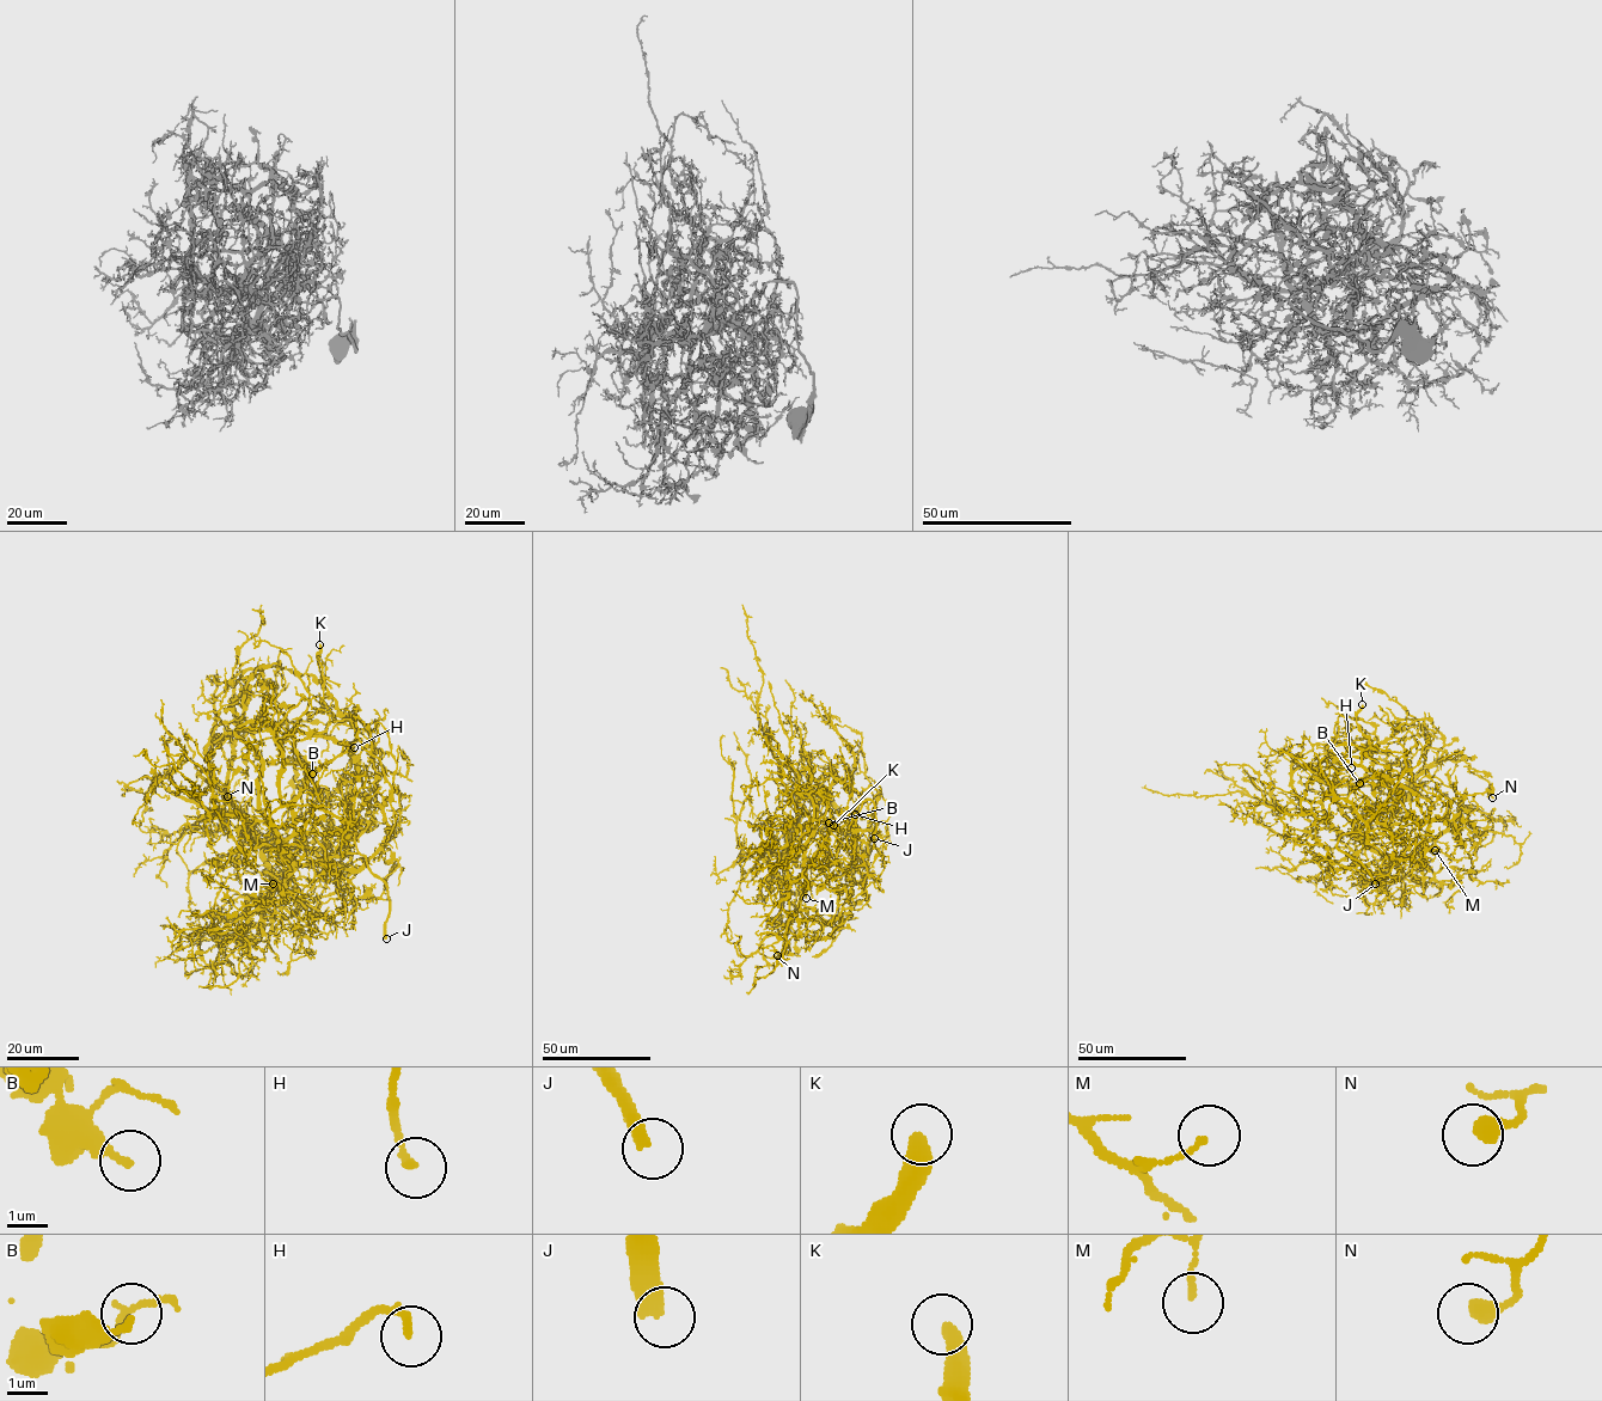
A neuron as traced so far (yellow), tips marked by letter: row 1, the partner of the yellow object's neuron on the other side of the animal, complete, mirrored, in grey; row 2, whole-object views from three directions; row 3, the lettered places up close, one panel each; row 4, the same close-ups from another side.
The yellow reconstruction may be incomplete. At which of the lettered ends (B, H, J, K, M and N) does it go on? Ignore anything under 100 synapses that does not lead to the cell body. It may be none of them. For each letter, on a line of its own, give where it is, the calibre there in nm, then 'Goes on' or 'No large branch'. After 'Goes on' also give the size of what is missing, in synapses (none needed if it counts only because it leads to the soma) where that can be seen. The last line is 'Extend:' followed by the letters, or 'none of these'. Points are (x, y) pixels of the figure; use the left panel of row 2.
B: Place: (312, 774). Thickness 200 nm. No large branch
H: Place: (354, 747). Thickness 200 nm. No large branch
J: Place: (386, 938). Thickness 420 nm. Goes on
K: Place: (319, 644). Thickness 440 nm. No large branch
M: Place: (273, 883). Thickness 120 nm. No large branch
N: Place: (227, 796). Thickness 400 nm. No large branch
Extend: J

